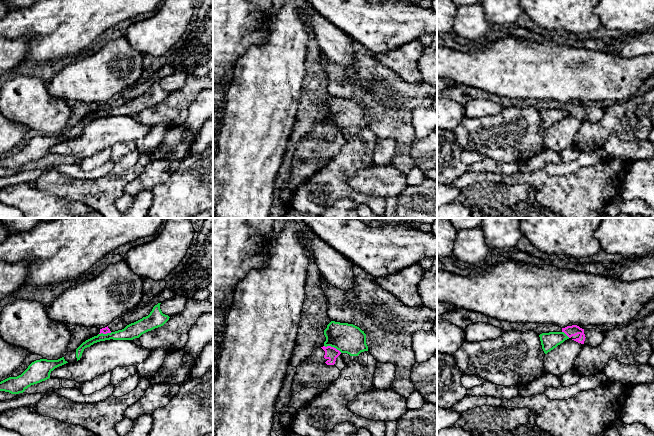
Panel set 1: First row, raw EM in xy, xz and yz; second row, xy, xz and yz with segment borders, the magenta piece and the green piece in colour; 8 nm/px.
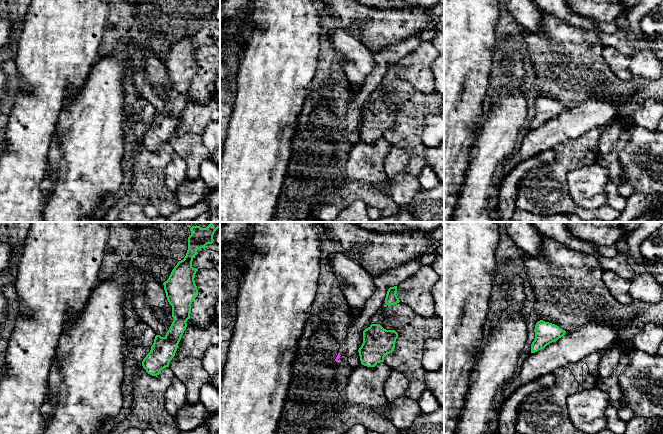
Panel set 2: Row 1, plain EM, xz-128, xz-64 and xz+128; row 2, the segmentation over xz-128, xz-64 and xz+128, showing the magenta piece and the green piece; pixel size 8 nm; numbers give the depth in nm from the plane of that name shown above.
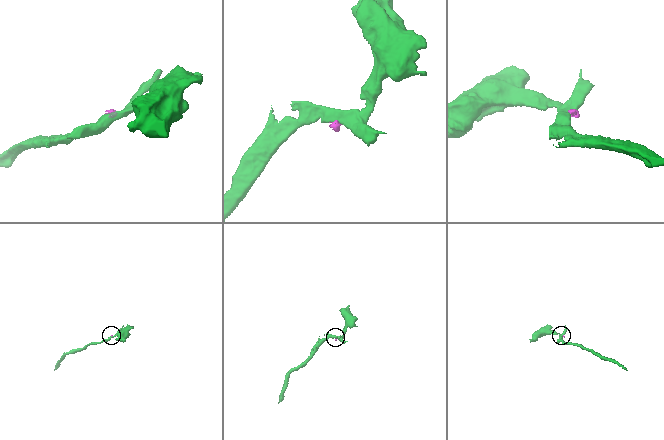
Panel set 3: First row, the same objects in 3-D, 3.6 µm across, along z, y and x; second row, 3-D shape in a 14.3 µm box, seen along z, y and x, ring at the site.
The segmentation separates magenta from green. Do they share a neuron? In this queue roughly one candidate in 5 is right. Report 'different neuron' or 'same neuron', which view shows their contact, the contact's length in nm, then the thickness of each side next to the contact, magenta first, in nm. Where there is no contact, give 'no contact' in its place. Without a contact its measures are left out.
different neuron; contact in xz; length 160 nm; calibres 110 and 240 nm

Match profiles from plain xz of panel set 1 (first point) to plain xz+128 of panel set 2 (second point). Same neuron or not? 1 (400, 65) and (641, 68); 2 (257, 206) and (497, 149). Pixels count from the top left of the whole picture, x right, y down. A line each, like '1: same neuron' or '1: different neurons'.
1: different neurons
2: same neuron

